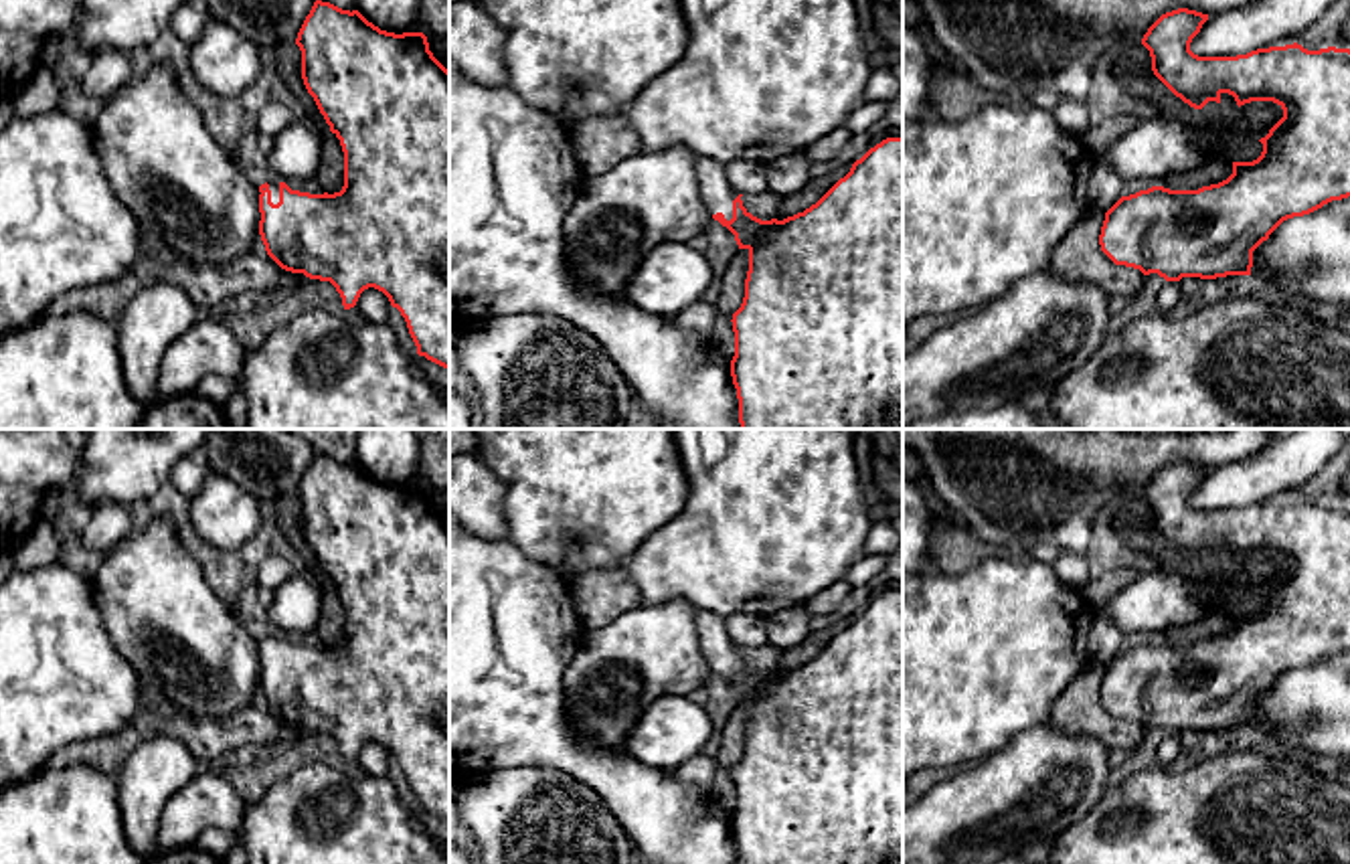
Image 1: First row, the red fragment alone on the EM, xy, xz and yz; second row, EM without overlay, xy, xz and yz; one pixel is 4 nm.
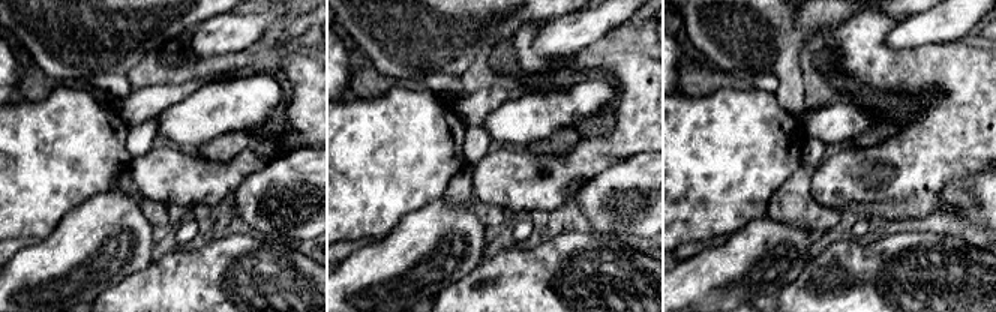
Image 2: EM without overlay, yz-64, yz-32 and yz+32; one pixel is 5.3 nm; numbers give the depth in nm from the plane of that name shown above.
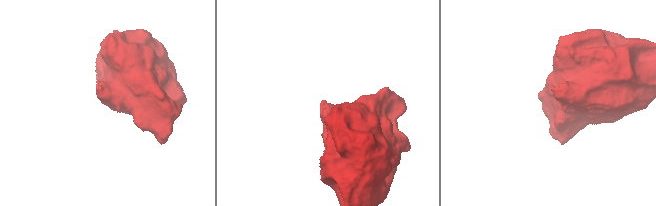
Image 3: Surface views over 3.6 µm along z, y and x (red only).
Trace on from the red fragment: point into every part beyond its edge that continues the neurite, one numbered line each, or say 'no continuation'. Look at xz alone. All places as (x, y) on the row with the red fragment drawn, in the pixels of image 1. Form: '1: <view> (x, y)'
1: xz (715, 191)

